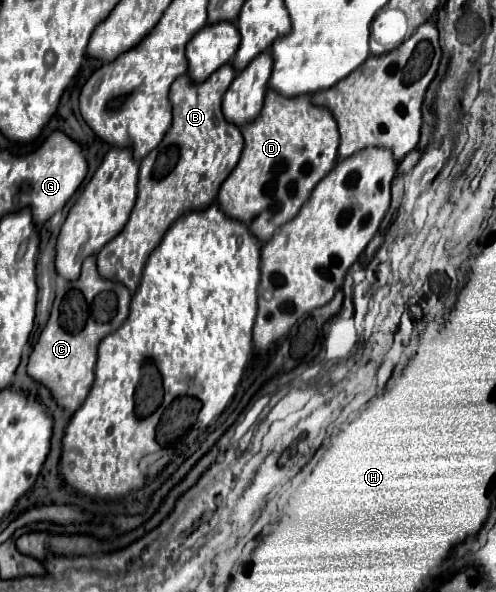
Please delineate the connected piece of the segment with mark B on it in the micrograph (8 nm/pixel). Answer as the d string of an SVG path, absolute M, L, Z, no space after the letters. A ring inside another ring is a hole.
M226 64L218 74L214 74L214 78L208 78L198 86L194 86L186 74L176 78L170 86L172 126L164 140L140 162L138 198L126 228L96 256L98 274L102 278L122 282L130 292L136 292L148 256L178 216L208 208L216 202L218 188L238 164L244 148L240 128L228 124L220 108L222 94L228 90L232 80L234 68Z

